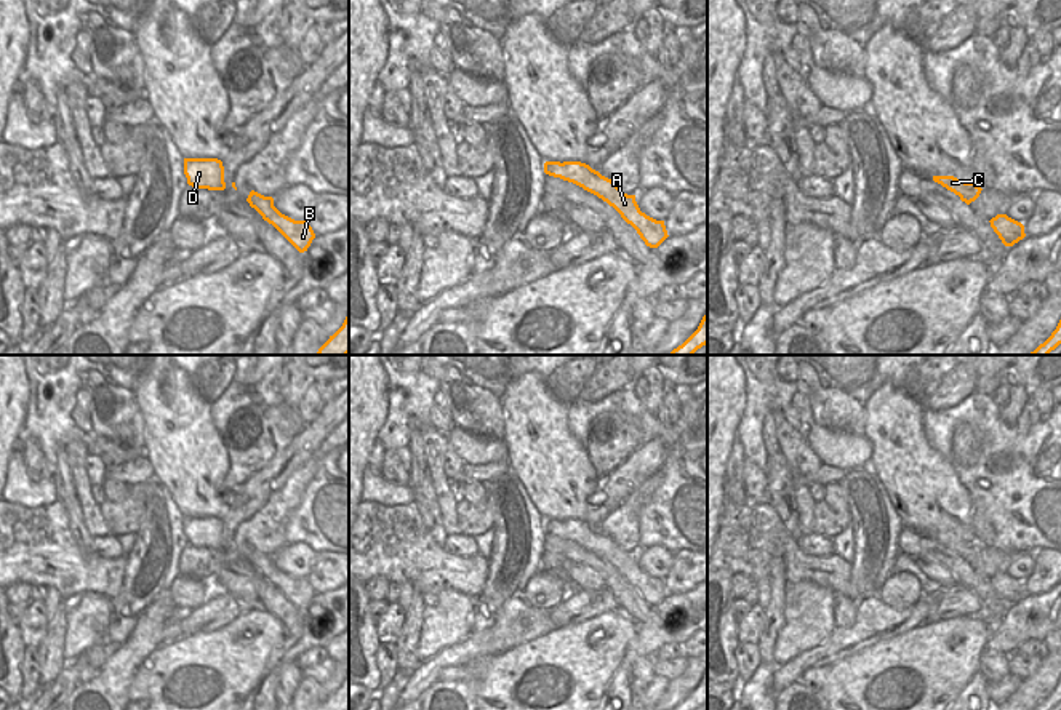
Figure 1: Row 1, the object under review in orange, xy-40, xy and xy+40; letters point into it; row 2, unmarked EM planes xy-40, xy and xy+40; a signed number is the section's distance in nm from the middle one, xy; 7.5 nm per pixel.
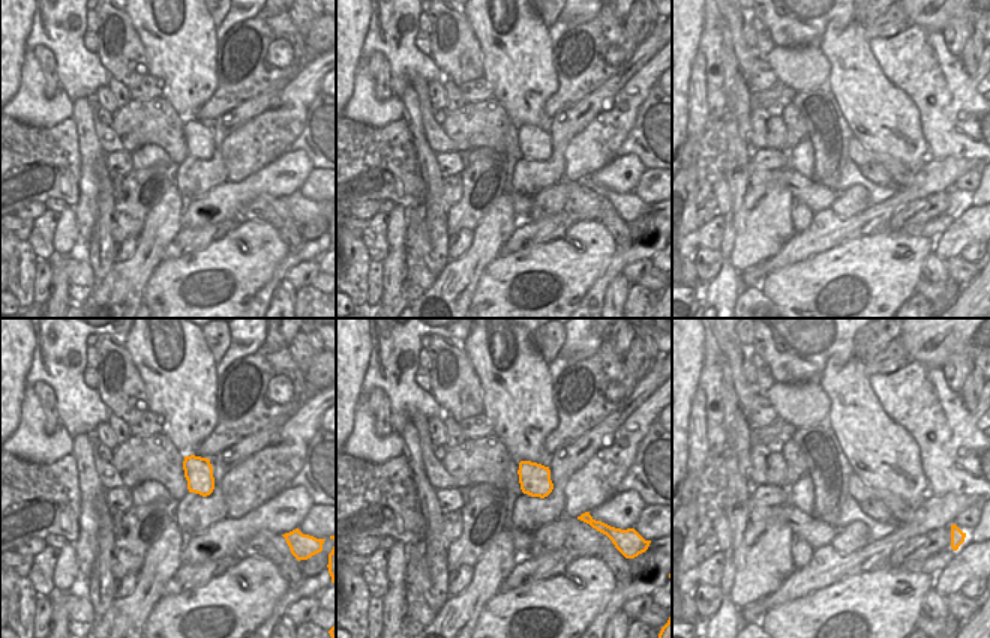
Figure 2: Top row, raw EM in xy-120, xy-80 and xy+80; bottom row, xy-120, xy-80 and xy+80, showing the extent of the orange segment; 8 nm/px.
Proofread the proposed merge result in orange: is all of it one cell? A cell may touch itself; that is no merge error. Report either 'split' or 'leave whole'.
leave whole

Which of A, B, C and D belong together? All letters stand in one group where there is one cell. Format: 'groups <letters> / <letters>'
groups A B C D

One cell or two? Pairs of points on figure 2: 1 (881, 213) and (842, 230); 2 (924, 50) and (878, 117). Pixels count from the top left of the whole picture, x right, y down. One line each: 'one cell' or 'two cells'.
1: one cell
2: two cells

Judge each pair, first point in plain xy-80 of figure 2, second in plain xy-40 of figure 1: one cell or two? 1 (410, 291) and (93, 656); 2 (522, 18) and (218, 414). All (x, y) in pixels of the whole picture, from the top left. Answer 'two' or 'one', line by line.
1: one
2: two

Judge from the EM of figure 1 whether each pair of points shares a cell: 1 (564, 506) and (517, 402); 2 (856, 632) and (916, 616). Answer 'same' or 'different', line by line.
1: same
2: same

